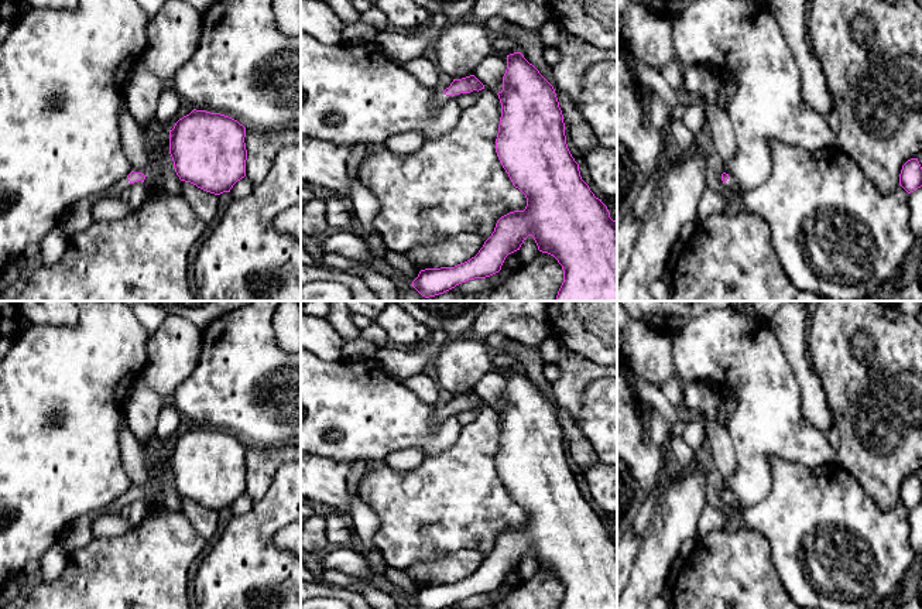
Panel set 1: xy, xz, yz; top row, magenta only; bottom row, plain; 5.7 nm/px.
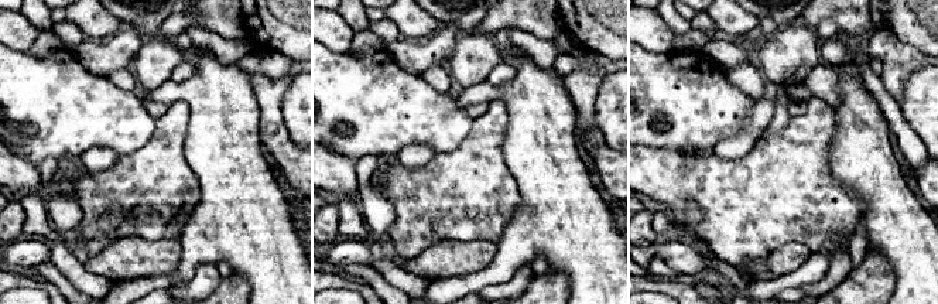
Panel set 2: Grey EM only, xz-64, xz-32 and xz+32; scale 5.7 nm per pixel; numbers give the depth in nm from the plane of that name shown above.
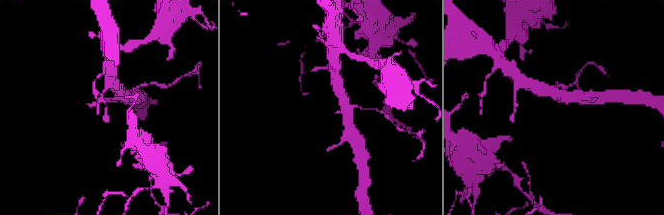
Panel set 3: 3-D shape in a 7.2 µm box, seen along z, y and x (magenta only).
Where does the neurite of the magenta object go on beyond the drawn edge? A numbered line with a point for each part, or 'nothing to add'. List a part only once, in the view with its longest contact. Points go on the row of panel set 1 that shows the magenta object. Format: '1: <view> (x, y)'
1: xy (78, 216)

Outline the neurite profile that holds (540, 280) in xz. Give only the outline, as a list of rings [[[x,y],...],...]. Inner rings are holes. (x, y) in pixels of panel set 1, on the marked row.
[[[538,252],[528,264],[521,264],[503,284],[493,288],[486,301],[555,301],[563,283],[558,260]]]

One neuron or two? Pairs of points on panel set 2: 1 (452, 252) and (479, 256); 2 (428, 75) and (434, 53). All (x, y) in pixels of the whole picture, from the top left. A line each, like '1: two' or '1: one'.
1: one
2: two

